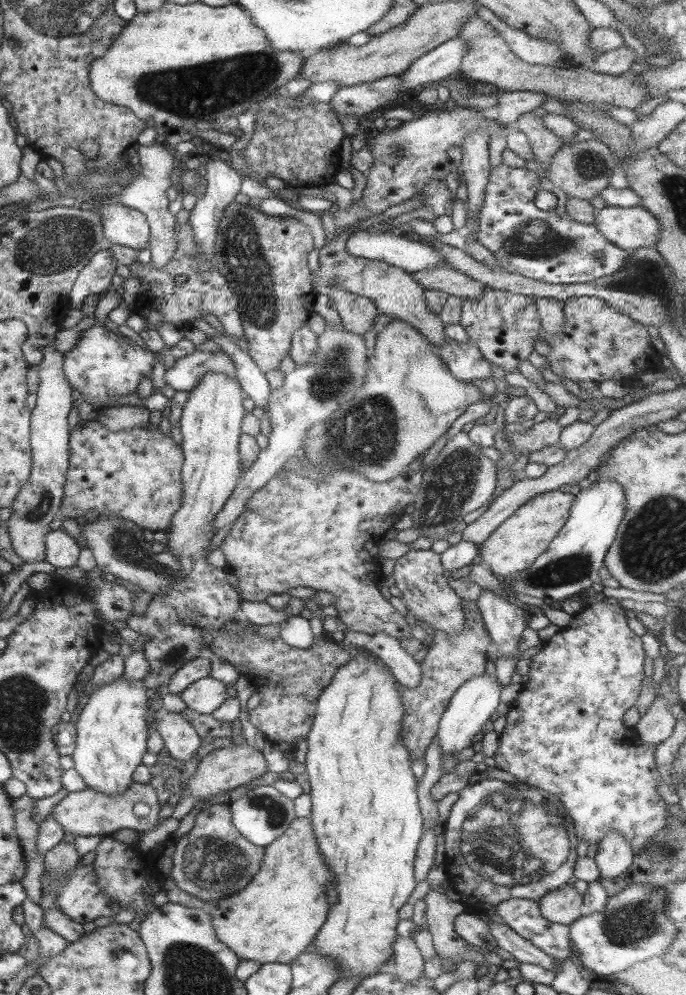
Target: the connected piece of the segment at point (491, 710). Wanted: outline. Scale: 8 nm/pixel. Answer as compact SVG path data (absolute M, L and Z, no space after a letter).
M482 674L476 678L464 682L451 699L446 712L440 720L438 728L438 742L440 742L440 750L442 750L442 757L440 757L440 767L443 775L454 770L454 766L458 766L458 759L456 754L460 750L464 750L469 746L473 746L472 740L476 734L480 733L482 727L490 723L490 718L496 713L496 708L501 702L500 693L502 693L502 685L498 683L496 676L490 674Z

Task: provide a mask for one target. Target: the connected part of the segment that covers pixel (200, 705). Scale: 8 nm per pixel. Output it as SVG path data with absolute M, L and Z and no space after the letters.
M210 676L190 684L179 696L188 709L204 715L212 715L229 698L226 684Z

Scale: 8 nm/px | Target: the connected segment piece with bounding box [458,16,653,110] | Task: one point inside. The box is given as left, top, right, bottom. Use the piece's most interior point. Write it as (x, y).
(489, 59)

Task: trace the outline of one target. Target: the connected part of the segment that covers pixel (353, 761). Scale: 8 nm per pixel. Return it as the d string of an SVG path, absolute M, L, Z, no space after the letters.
M356 653L347 663L344 663L334 674L332 682L328 684L324 692L317 699L315 708L314 722L312 722L312 730L308 735L308 753L306 756L306 773L309 776L311 790L312 808L311 820L312 828L317 845L320 852L326 860L326 864L330 866L330 870L336 874L336 882L334 889L339 892L339 901L337 905L330 907L327 921L321 926L321 929L316 935L310 949L318 956L324 956L328 960L334 960L336 966L341 970L341 976L344 977L367 977L381 972L382 966L386 966L393 958L392 943L398 938L396 926L400 920L398 913L399 908L402 908L406 903L410 902L410 897L417 882L414 878L414 863L415 854L418 843L420 842L423 832L423 818L418 805L417 783L418 780L413 773L412 760L408 748L402 744L400 738L400 729L402 729L402 717L405 714L405 708L400 700L400 692L396 686L396 679L392 674L391 668L386 666L381 659L371 657L366 653Z

